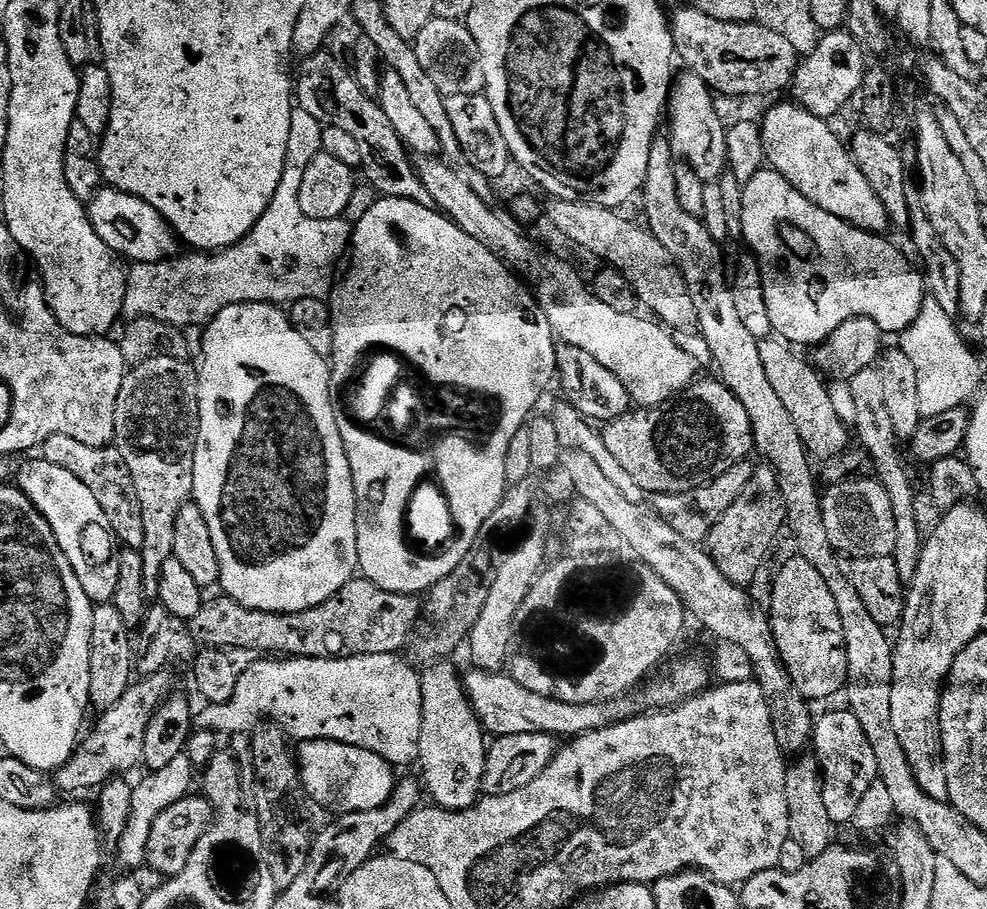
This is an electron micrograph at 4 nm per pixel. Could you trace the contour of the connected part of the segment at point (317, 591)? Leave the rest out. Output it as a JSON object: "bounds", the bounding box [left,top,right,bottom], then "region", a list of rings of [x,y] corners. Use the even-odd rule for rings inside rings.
{"bounds":[192,304,360,612],"region":[[[235,304],[223,308],[212,323],[203,329],[204,357],[198,363],[196,377],[200,429],[196,435],[194,450],[192,500],[202,510],[206,526],[210,526],[210,538],[214,542],[214,550],[220,563],[219,587],[223,595],[254,610],[301,612],[326,602],[326,598],[338,594],[338,590],[342,590],[342,586],[346,586],[357,575],[360,559],[356,537],[356,495],[352,477],[342,470],[342,466],[348,463],[348,455],[342,442],[340,427],[334,418],[332,387],[328,381],[329,361],[319,356],[314,346],[310,346],[310,342],[306,342],[306,338],[298,334],[291,319],[280,312],[283,311],[275,304]]]}

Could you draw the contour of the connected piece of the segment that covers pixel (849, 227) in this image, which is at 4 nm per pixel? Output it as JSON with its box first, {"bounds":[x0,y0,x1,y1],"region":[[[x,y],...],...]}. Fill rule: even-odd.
{"bounds":[742,170,926,346],"region":[[[762,170],[758,174],[754,174],[754,178],[750,178],[750,182],[743,185],[743,190],[742,230],[744,231],[744,237],[742,240],[744,244],[748,243],[756,251],[757,257],[755,256],[755,259],[758,261],[762,286],[766,296],[766,310],[770,312],[773,333],[779,339],[792,346],[800,346],[796,344],[817,346],[823,343],[834,330],[838,329],[842,322],[846,322],[847,319],[854,319],[856,316],[870,318],[871,321],[878,324],[884,334],[890,334],[890,332],[899,334],[912,325],[926,294],[924,277],[919,271],[912,272],[907,258],[890,241],[884,240],[888,238],[875,232],[864,232],[861,228],[855,228],[852,224],[848,224],[842,218],[834,218],[834,214],[826,214],[826,210],[814,206],[814,202],[810,202],[810,198],[806,198],[801,192],[794,190],[794,186],[790,186],[790,182],[786,182],[786,178],[782,178],[782,174],[771,170]]]}

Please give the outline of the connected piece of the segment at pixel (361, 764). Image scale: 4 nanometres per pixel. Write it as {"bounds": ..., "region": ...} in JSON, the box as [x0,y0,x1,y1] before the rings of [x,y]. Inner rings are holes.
{"bounds":[298,740,397,814],"region":[[[337,740],[303,741],[298,748],[298,763],[307,799],[329,808],[332,814],[381,808],[397,782],[397,777],[392,776],[393,765],[388,761],[370,750]]]}

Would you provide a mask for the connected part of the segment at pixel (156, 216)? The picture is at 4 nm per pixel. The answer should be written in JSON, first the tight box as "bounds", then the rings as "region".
{"bounds":[87,186,178,264],"region":[[[104,186],[91,197],[87,209],[92,229],[117,257],[125,256],[128,262],[137,264],[153,264],[169,259],[177,251],[175,248],[176,244],[178,245],[178,236],[173,232],[172,225],[161,212],[150,206],[148,200],[119,192],[111,186]]]}

